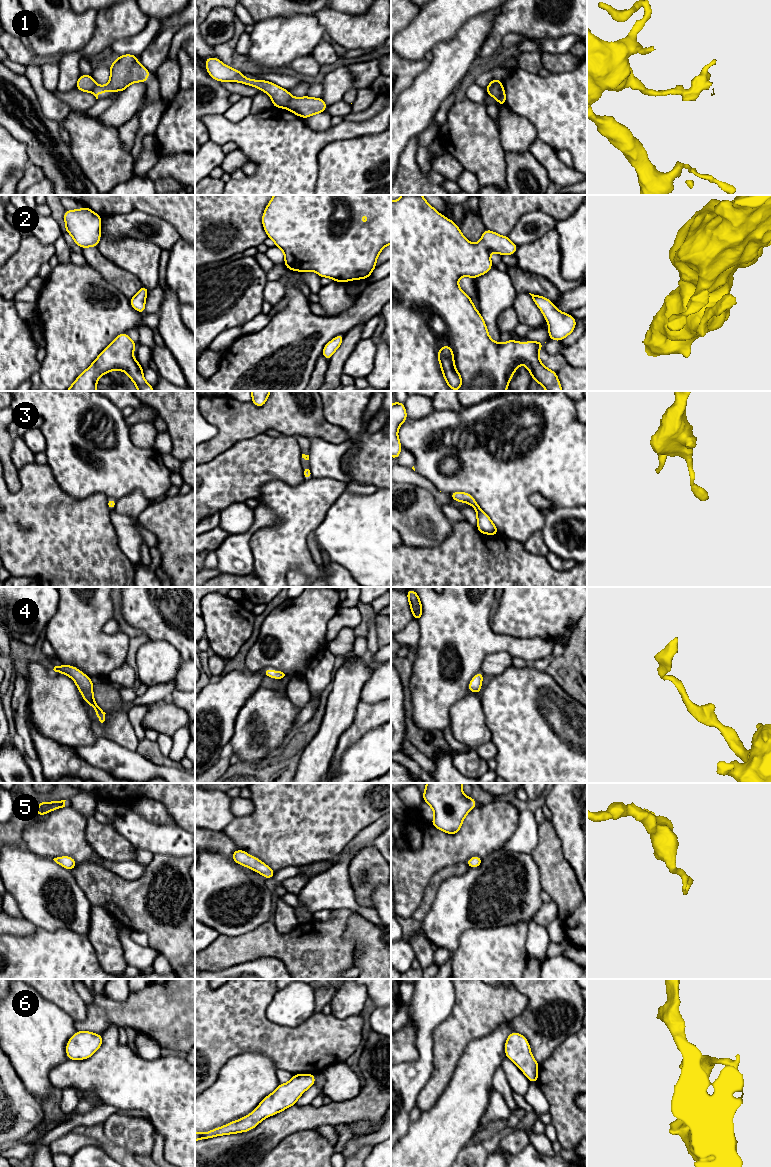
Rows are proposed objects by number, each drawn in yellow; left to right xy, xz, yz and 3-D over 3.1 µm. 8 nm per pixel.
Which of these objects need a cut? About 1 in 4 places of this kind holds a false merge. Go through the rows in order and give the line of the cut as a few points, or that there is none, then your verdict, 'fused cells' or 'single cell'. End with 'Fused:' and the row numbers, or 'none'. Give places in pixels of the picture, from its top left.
1: yz (500, 82), (493, 85), (487, 91) | fused cells
2: no cut | single cell
3: no cut | single cell
4: no cut | single cell
5: no cut | single cell
6: no cut | single cell
Fused: 1

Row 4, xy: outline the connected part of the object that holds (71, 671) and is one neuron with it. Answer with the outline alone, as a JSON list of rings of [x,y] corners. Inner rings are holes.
[[[61,665],[55,666],[53,669],[55,672],[62,673],[72,678],[78,687],[83,699],[89,705],[95,709],[95,713],[101,723],[105,721],[105,712],[97,705],[93,696],[93,682],[91,678],[74,666]]]

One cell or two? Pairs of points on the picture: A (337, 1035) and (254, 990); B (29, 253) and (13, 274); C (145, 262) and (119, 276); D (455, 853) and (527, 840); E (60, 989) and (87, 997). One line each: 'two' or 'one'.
A: one
B: one
C: two
D: two
E: two

